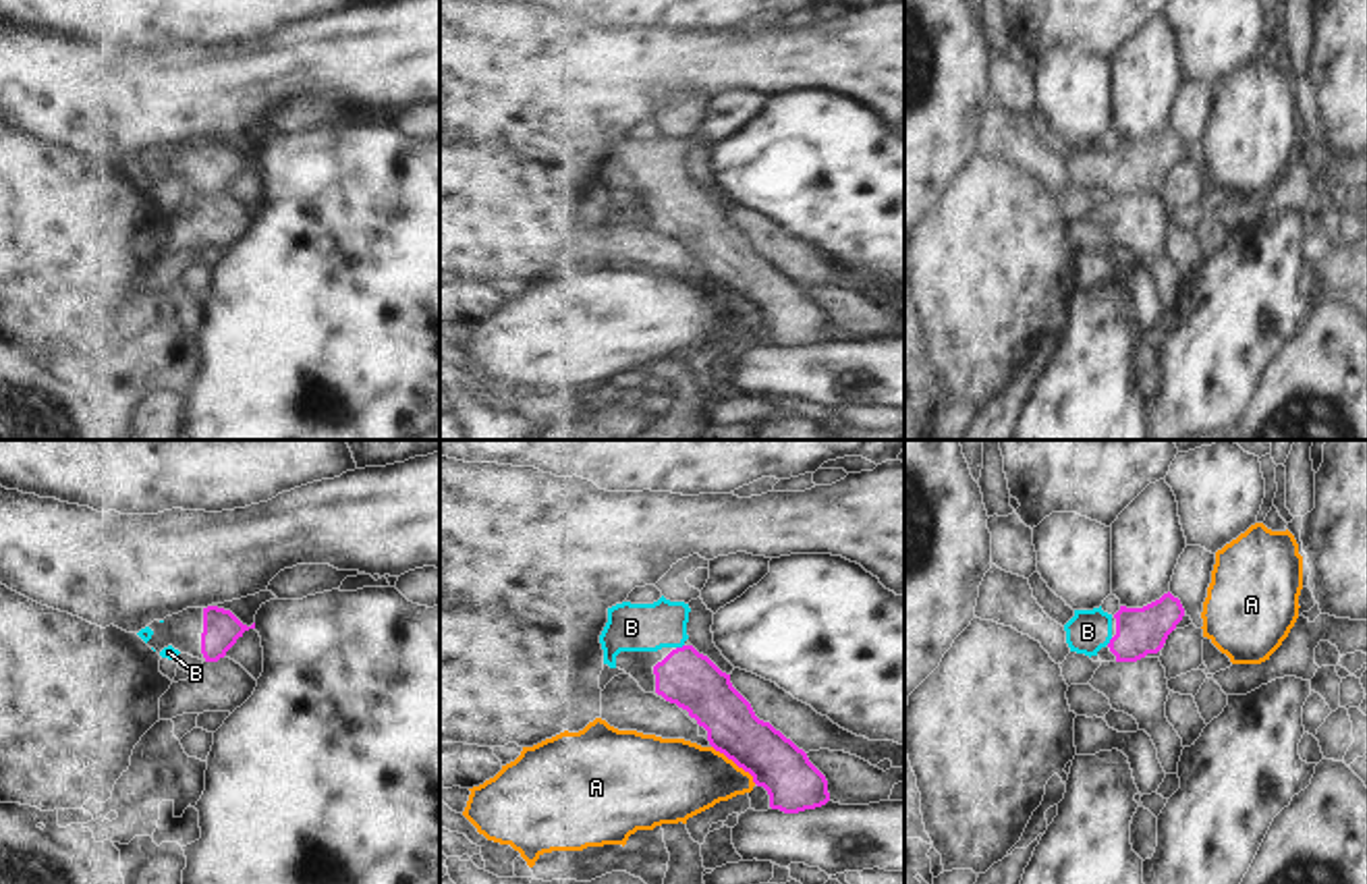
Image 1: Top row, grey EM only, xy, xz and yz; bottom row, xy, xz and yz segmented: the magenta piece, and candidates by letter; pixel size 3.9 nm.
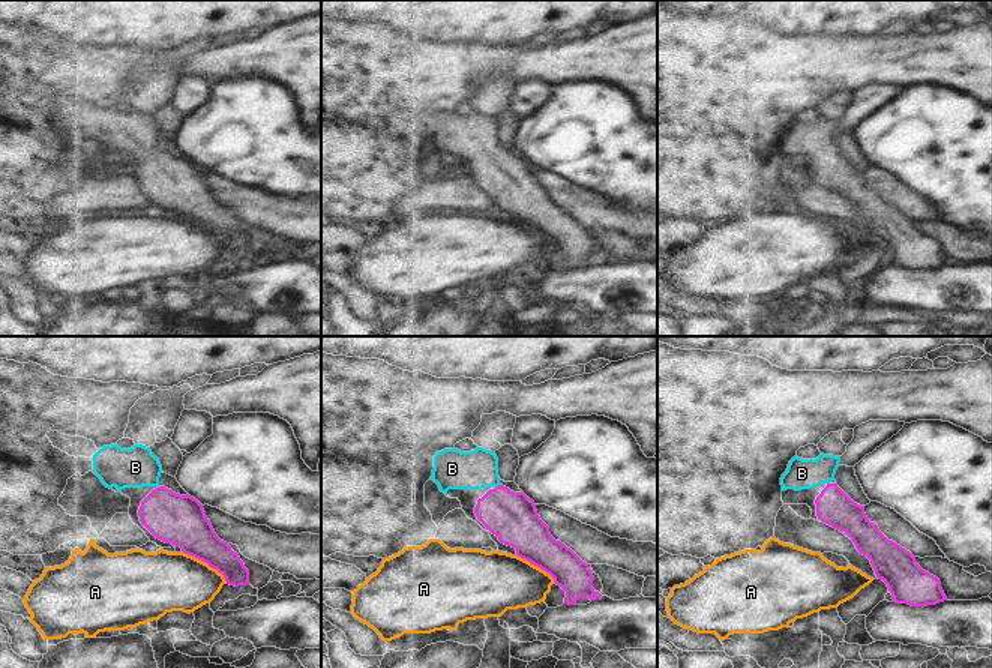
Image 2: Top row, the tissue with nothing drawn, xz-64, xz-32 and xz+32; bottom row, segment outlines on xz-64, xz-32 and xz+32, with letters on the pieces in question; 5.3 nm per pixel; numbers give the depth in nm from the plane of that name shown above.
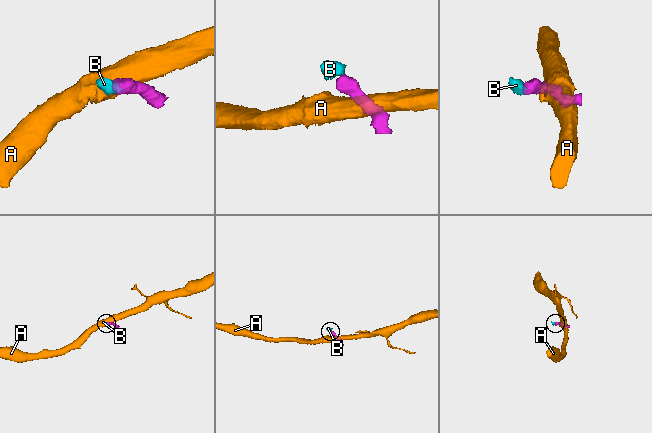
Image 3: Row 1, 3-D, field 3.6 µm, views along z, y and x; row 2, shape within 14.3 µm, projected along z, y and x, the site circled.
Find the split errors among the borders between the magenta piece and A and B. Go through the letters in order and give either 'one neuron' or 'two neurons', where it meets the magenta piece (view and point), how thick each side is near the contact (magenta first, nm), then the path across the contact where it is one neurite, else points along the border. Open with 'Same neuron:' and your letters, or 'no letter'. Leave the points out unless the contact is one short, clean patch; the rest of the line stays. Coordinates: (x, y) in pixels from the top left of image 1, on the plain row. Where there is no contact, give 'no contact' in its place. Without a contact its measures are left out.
Same neuron: B
A: two neurons; contact xz (735, 297); calibres 220 and 320 nm; border xz (712, 281), (741, 301), (756, 318)
B: one neuron; contact xz (679, 183); calibres 220 and 190 nm

